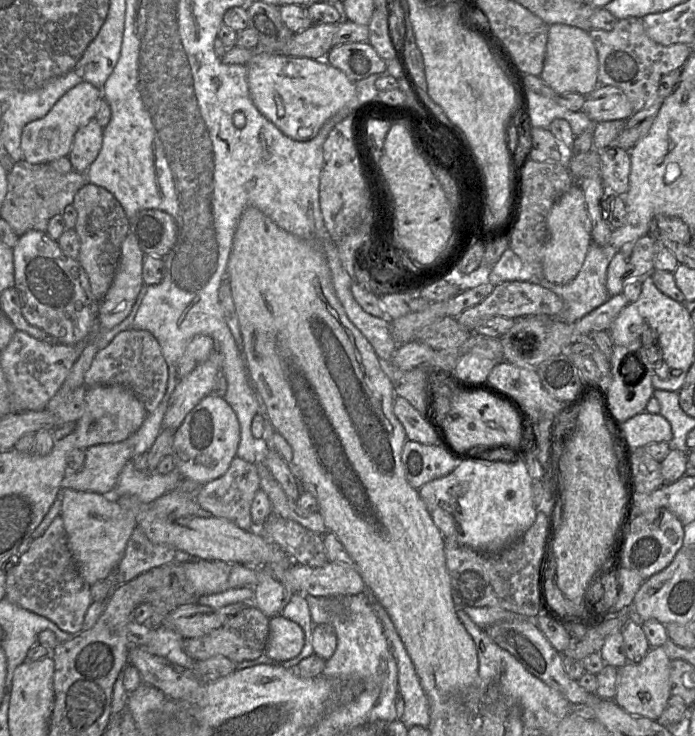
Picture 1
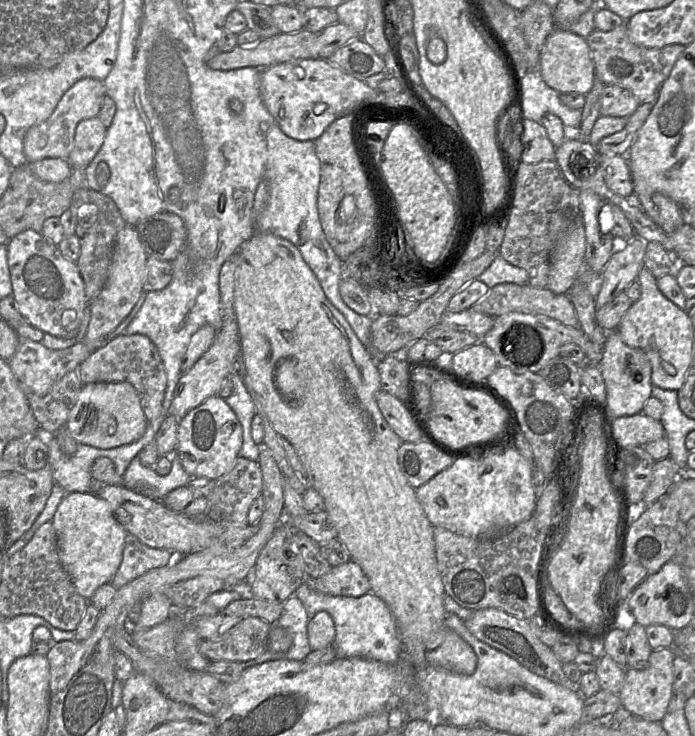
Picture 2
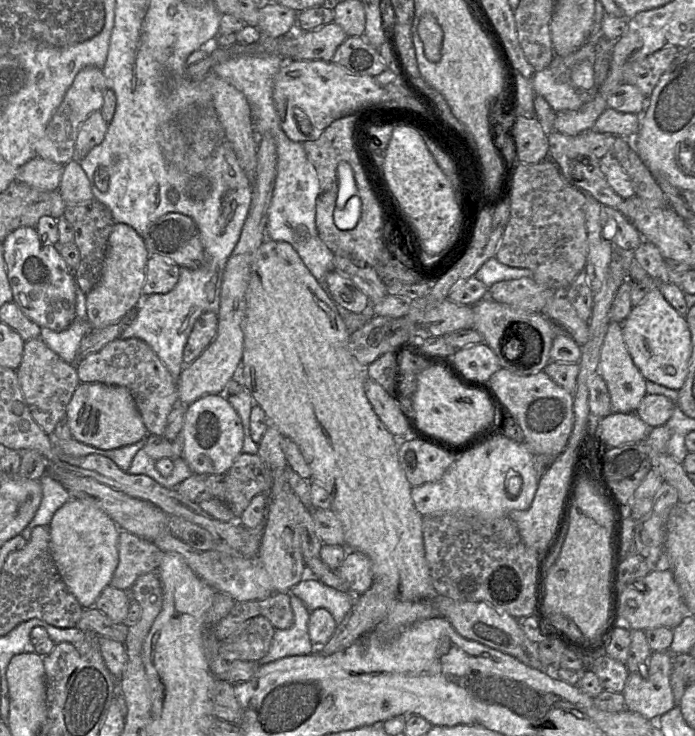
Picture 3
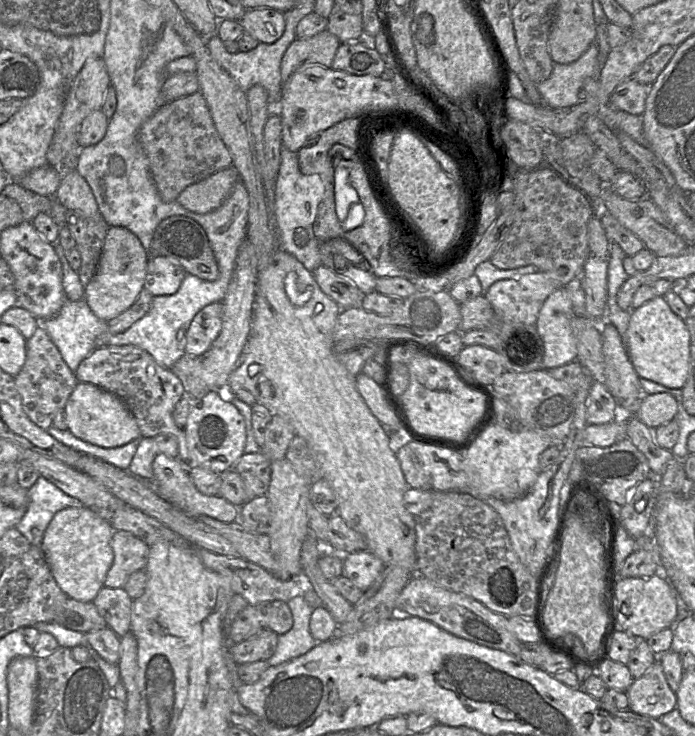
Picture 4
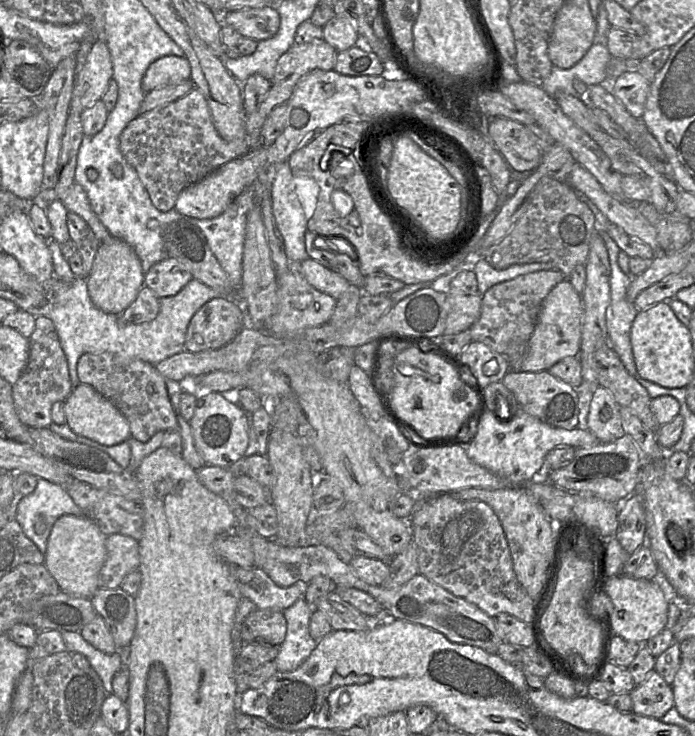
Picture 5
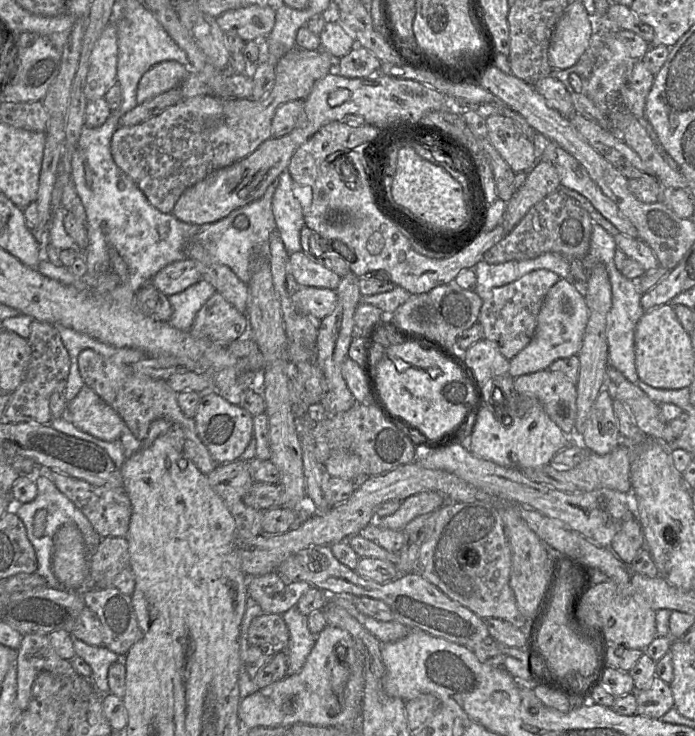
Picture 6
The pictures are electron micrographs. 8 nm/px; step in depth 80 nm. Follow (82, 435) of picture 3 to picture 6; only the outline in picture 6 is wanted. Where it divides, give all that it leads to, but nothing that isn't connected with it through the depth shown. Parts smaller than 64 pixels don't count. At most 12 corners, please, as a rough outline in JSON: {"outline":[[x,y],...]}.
{"outline":[[87,385],[67,403],[79,430],[118,440],[120,415]]}

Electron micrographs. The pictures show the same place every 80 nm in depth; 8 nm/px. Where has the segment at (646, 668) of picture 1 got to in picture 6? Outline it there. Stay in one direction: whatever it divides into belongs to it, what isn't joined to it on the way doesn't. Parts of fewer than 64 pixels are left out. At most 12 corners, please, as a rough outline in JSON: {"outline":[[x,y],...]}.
{"outline":[[654,676],[634,691],[637,714],[660,719],[674,707],[670,685]]}

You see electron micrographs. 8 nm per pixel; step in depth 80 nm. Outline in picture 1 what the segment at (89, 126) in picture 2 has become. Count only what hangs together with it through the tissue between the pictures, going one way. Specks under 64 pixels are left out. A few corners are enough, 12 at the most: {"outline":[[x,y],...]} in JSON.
{"outline":[[96,119],[78,129],[67,155],[85,173],[102,147]]}

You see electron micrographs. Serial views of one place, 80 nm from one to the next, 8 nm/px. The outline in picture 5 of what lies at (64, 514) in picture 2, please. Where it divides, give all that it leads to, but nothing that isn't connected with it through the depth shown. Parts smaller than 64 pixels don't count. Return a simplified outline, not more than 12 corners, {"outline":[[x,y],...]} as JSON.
{"outline":[[86,516],[54,523],[44,564],[60,590],[90,599],[106,535]]}

